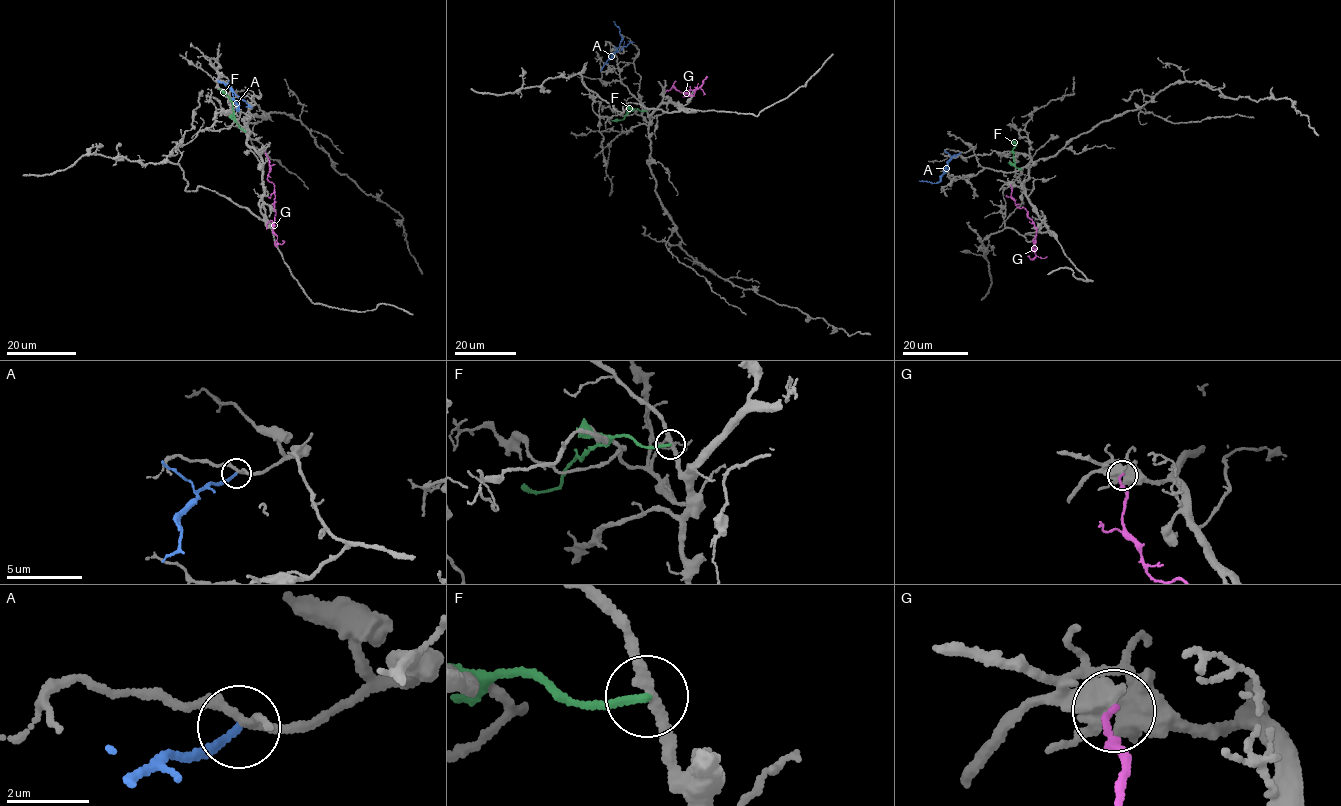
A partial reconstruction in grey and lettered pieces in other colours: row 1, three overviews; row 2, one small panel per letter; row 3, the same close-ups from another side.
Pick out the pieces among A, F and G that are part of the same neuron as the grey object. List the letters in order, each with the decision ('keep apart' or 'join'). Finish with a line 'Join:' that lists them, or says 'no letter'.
A: keep apart
F: keep apart
G: keep apart
Join: no letter

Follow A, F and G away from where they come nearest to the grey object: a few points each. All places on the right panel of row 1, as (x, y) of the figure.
A: (960, 153), (948, 162), (947, 169), (939, 181), (919, 181)
F: (1020, 169), (1014, 165), (1012, 148), (1015, 145), (1012, 141)
G: (1011, 184), (1011, 198), (1017, 207), (1026, 210), (1037, 229), (1036, 256), (1030, 259), (1029, 256)

